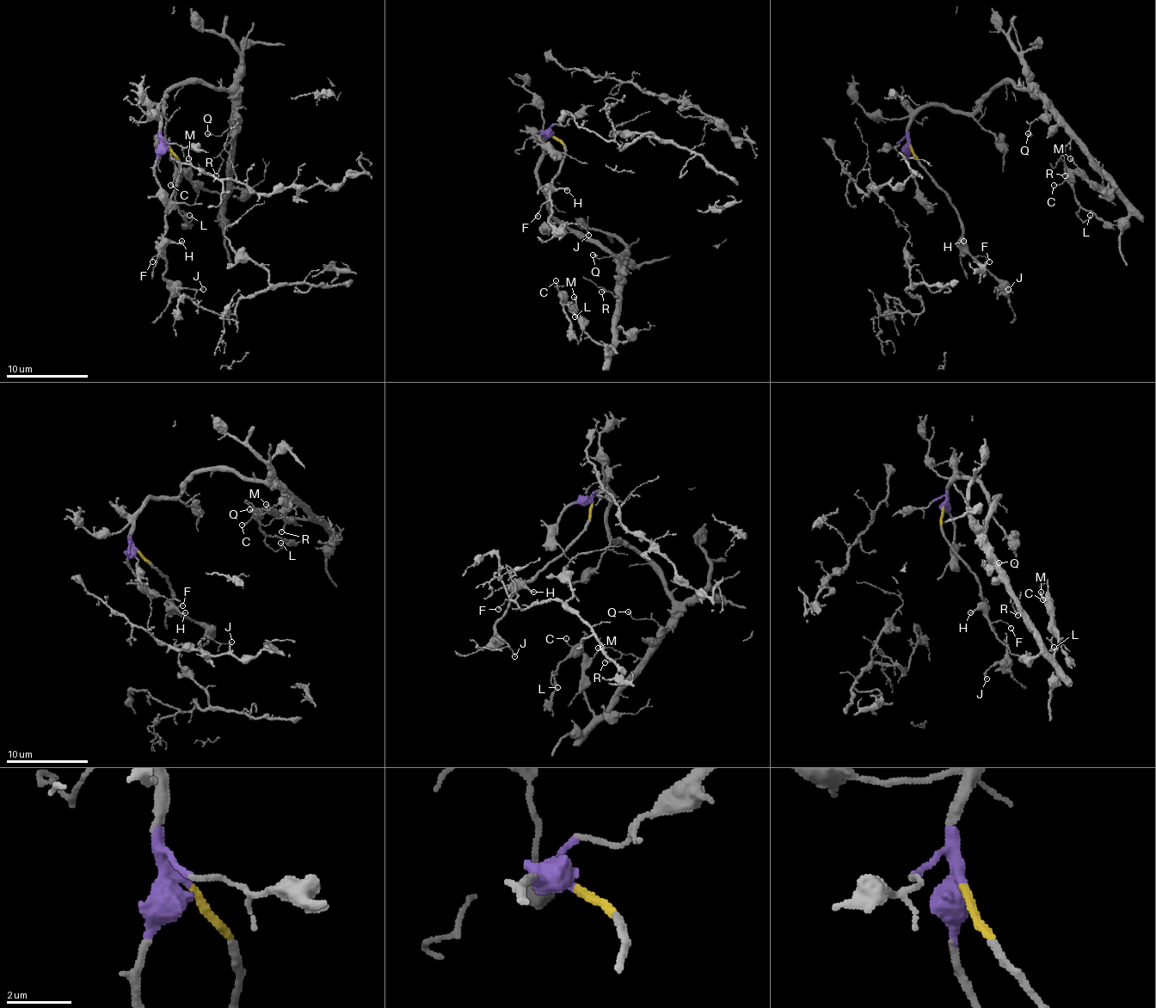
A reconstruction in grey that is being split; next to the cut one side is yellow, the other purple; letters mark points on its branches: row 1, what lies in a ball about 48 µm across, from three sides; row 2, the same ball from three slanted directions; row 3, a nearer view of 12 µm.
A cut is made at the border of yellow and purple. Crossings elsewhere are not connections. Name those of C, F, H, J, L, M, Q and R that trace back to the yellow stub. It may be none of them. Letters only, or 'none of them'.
F, H, J

